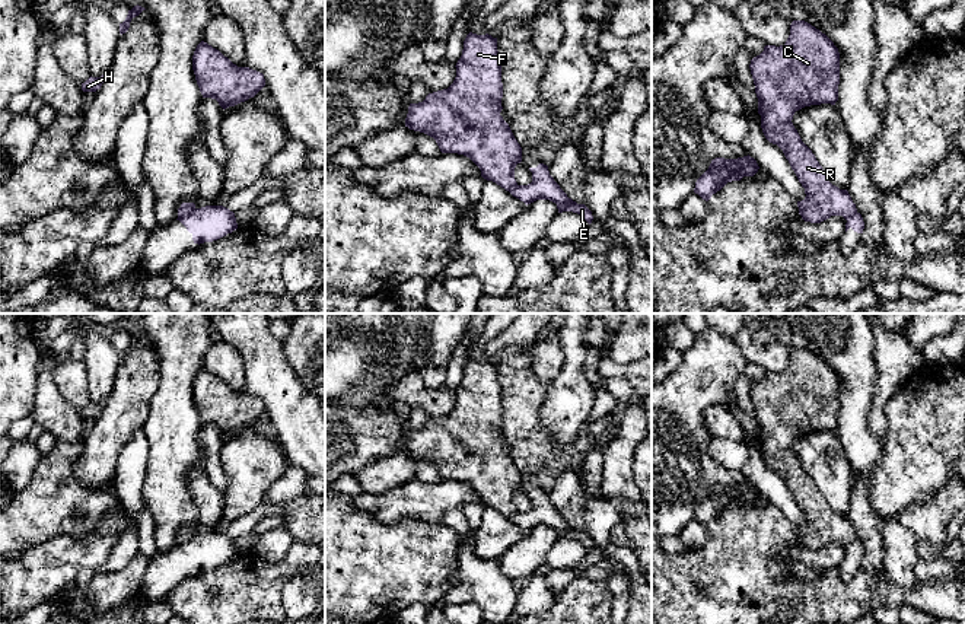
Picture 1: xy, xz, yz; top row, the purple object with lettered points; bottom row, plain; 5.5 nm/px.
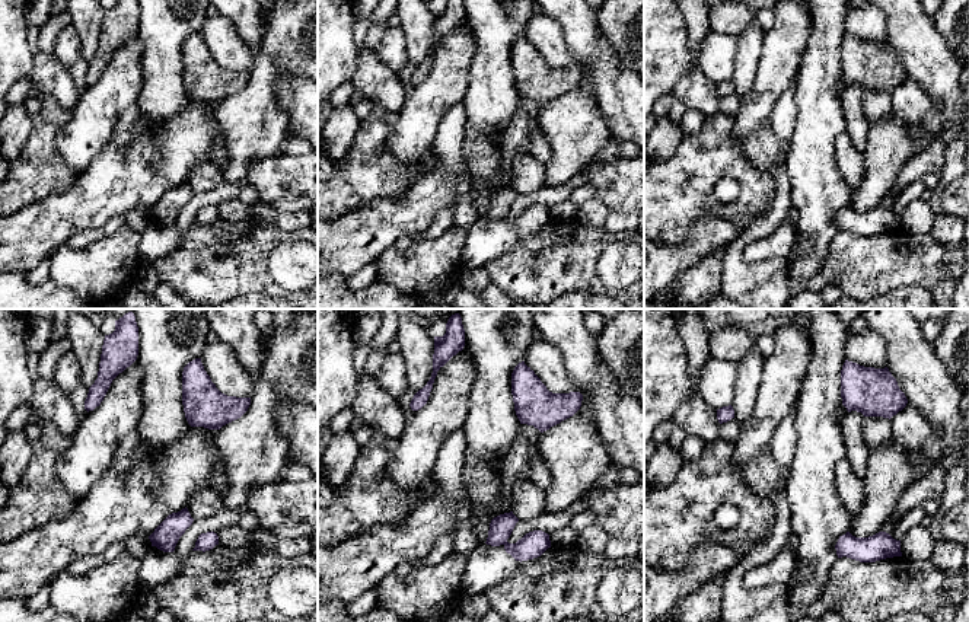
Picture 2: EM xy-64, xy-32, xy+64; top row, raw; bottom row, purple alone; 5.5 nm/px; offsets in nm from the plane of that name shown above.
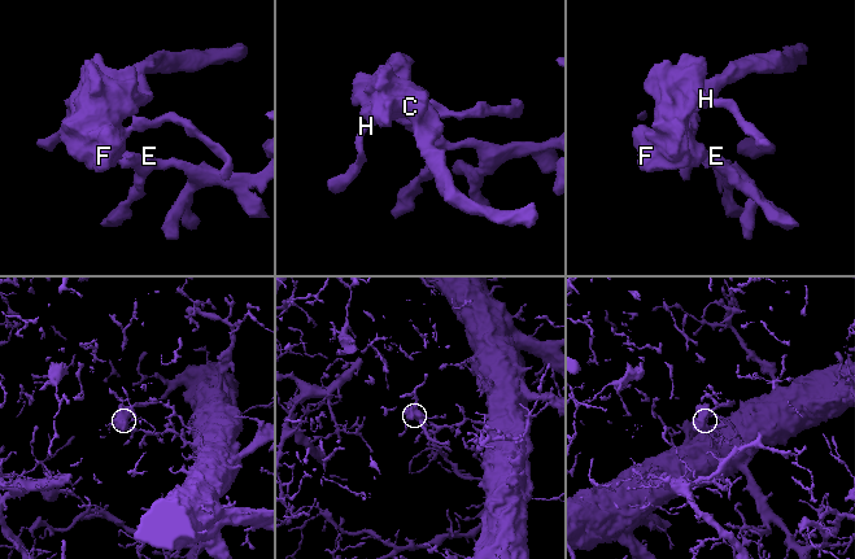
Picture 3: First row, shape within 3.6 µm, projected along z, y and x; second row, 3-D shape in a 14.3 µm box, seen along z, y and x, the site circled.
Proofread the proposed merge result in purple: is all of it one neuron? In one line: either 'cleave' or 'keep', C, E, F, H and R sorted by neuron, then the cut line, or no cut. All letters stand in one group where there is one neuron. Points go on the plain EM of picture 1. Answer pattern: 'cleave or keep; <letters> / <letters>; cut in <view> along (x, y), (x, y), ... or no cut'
cleave; C F H R / E; cut in xy along (194, 534), (177, 546)

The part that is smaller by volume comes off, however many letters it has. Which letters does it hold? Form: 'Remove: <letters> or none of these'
Remove: C, F, H, R

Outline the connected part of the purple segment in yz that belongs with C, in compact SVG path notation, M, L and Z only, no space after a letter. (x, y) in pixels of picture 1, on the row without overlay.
M793 347L784 372L765 372L749 391L765 465L777 471L806 523L797 528L805 548L831 542L848 547L856 538L847 516L832 512L792 446L796 437L821 430L835 432L840 411L840 379L834 369L805 347Z

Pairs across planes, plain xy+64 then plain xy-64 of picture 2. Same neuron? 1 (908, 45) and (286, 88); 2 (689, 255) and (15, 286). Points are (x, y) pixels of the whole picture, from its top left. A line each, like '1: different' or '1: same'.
1: same
2: different

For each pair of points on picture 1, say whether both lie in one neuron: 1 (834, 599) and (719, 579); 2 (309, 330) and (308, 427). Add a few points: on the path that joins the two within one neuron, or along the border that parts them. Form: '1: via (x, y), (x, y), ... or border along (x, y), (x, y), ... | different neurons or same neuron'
1: via (805, 599), (752, 597), (748, 592) | same neuron
2: border along (287, 362), (309, 392) | different neurons

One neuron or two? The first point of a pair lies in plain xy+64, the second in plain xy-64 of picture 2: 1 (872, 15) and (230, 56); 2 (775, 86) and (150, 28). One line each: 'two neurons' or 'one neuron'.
1: one neuron
2: two neurons

